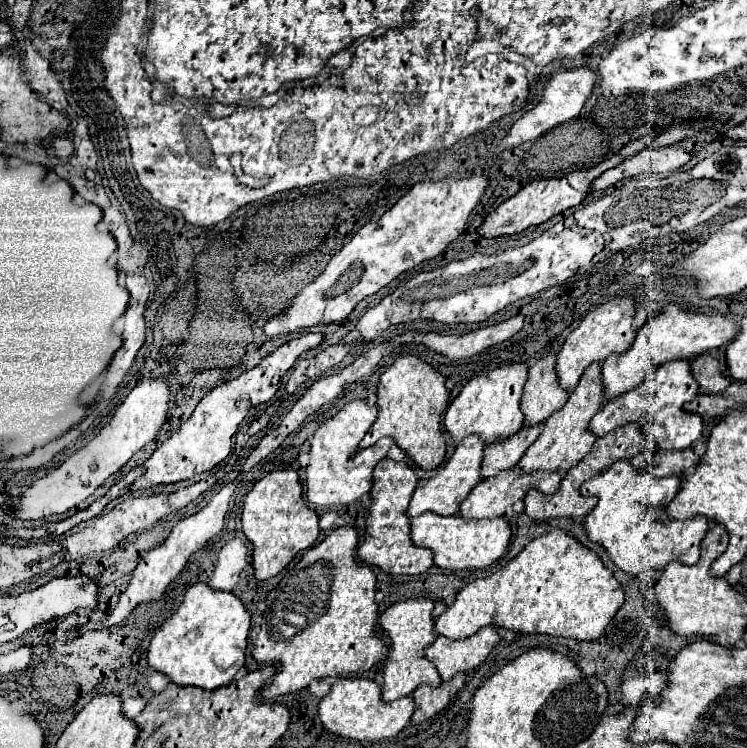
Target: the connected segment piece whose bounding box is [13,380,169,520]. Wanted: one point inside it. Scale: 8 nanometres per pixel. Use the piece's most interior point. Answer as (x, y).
(136, 423)

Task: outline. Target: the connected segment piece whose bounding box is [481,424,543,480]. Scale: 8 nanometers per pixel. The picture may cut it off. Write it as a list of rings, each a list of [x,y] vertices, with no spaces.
[[[537,424],[533,428],[523,428],[513,436],[513,440],[507,440],[507,444],[489,444],[483,452],[483,462],[481,462],[481,480],[487,480],[495,476],[501,470],[515,468],[519,458],[527,452],[527,448],[535,442],[539,436],[543,424]]]

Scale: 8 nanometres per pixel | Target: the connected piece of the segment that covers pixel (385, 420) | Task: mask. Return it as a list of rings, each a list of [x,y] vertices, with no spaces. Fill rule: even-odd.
[[[401,356],[395,364],[383,372],[377,386],[377,420],[361,440],[359,448],[373,446],[379,438],[389,436],[395,444],[423,470],[437,468],[445,458],[445,440],[441,434],[443,412],[449,402],[445,378],[437,374],[429,364],[415,356]]]

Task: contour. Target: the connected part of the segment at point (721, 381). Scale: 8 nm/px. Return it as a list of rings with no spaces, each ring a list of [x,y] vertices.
[[[701,354],[693,358],[689,366],[699,384],[699,394],[719,394],[731,384],[731,380],[725,376],[723,364],[711,354]]]

